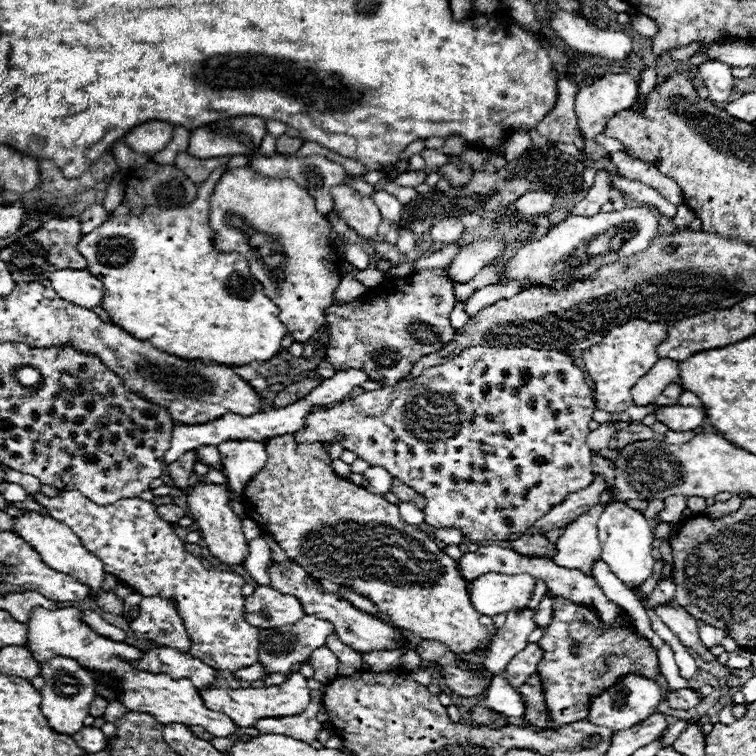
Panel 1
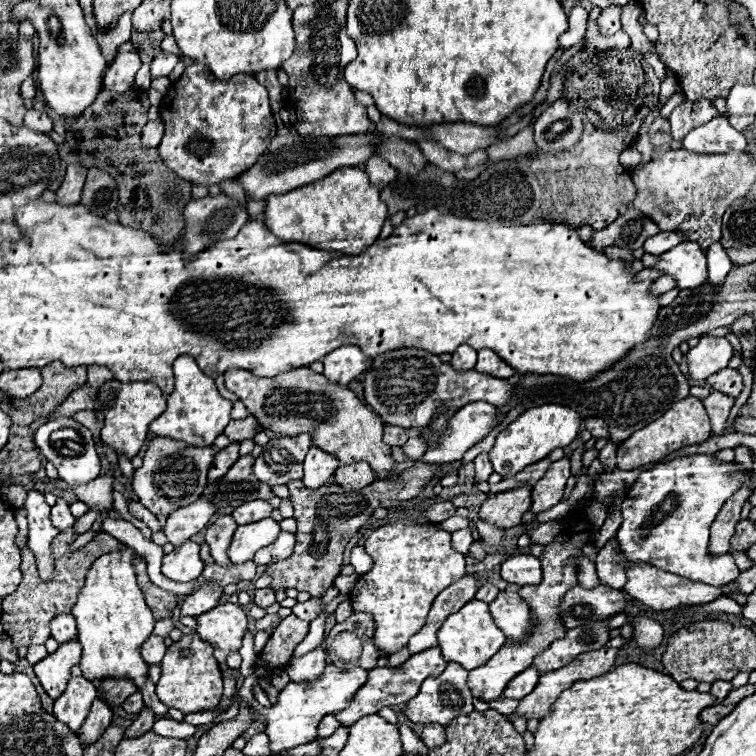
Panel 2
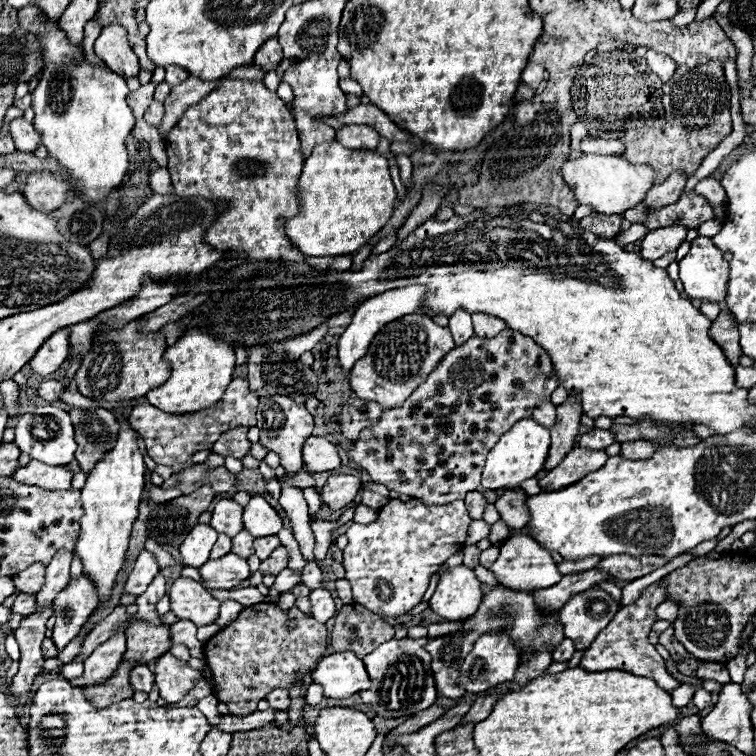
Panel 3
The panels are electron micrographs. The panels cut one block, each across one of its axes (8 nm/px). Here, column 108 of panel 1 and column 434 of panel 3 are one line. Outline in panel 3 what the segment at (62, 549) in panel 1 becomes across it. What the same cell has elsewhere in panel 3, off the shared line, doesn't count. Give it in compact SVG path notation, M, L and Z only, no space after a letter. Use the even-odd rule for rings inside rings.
M456 566L440 572L438 588L430 598L430 608L448 622L460 622L476 614L482 598L482 584L476 580L474 570Z

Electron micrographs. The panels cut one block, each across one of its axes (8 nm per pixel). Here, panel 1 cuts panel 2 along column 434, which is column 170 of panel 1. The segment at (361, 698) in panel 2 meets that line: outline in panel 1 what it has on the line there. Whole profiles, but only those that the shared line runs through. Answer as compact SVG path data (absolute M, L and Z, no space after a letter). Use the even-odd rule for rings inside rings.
M154 648L144 654L142 660L132 662L138 670L152 670L152 672L164 672L172 678L188 678L196 688L212 686L216 682L218 670L212 666L200 662L188 652L180 652L178 648Z

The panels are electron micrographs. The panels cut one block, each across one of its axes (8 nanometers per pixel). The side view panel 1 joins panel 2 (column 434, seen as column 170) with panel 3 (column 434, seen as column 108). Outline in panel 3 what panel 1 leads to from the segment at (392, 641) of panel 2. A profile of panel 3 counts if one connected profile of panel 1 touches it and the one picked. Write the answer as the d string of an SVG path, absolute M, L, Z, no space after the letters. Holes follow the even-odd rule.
M392 498L384 508L378 510L378 520L372 524L352 524L346 532L348 546L344 550L344 568L346 568L346 580L352 584L354 602L366 606L374 614L380 614L382 618L398 618L408 614L416 604L422 602L422 596L428 588L428 582L432 574L438 572L438 568L458 550L464 548L466 542L466 530L470 526L472 518L466 512L466 506L462 500L442 504L442 506L426 506L420 500L400 502Z

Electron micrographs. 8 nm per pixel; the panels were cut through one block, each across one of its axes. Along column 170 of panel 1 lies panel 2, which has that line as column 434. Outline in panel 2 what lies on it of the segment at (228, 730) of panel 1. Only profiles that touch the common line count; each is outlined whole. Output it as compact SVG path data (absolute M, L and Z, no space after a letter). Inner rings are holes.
M450 662L448 668L438 676L438 678L426 678L420 686L420 692L406 704L406 710L404 710L404 716L410 720L410 722L418 722L418 724L428 724L428 722L436 722L436 724L442 724L442 726L448 726L454 718L462 716L462 714L470 714L474 708L472 708L472 694L466 686L466 678L468 678L468 672L456 664L456 662Z

